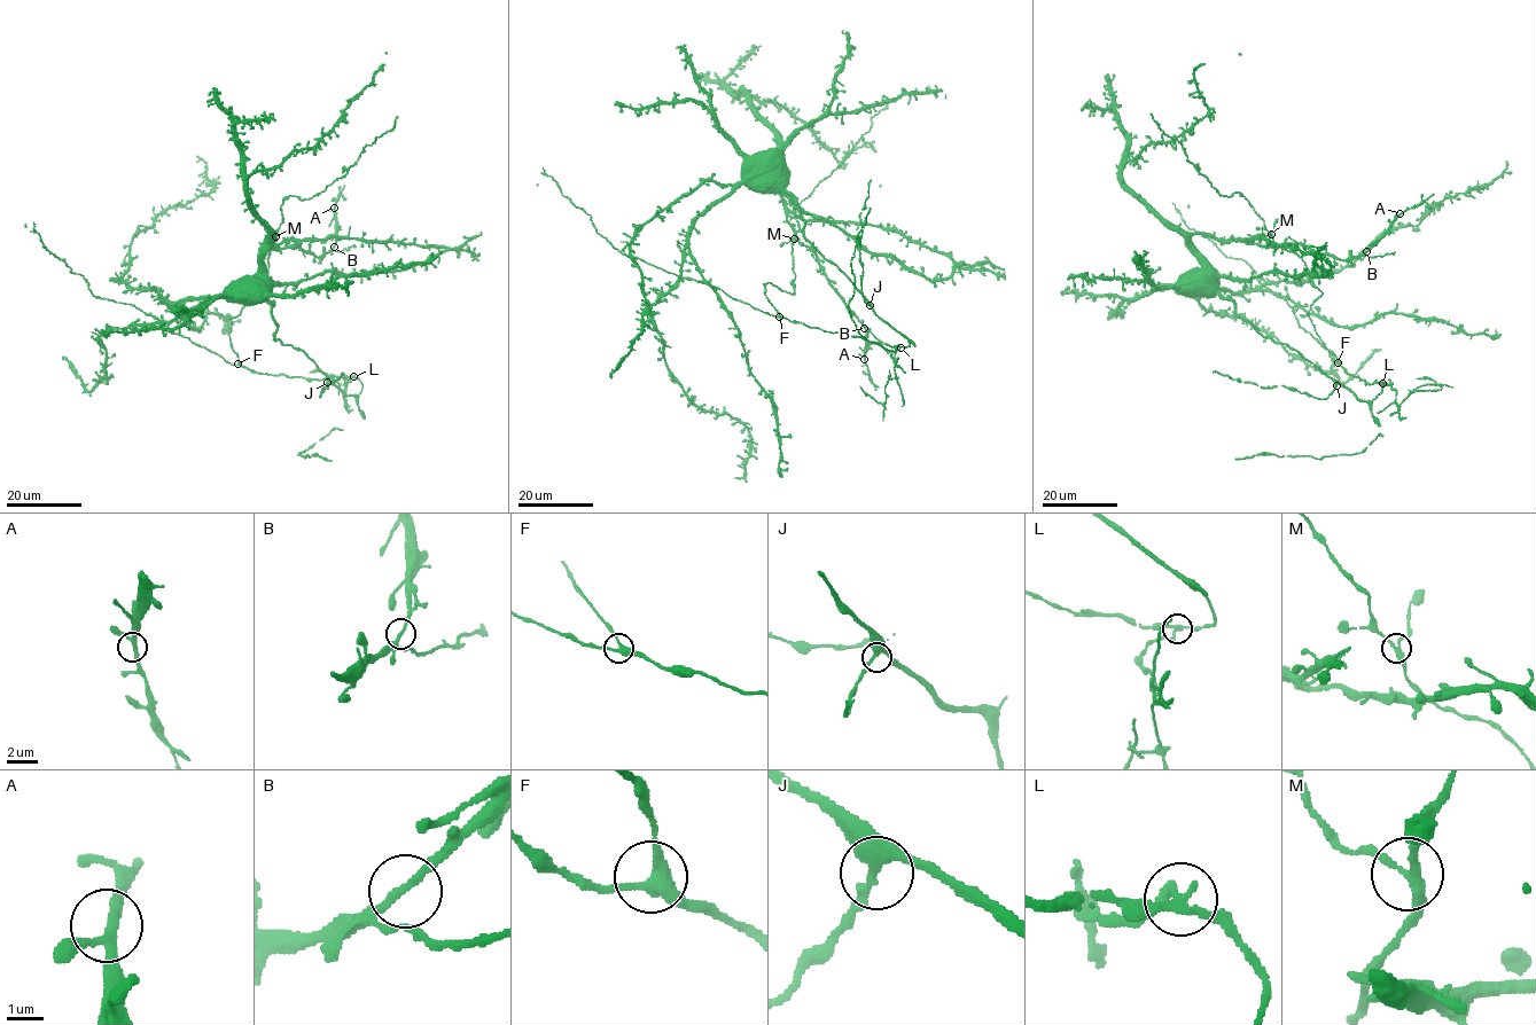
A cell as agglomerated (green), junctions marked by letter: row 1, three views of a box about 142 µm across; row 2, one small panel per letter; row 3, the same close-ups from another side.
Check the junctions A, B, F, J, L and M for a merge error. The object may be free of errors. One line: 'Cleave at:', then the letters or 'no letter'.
Cleave at: L

